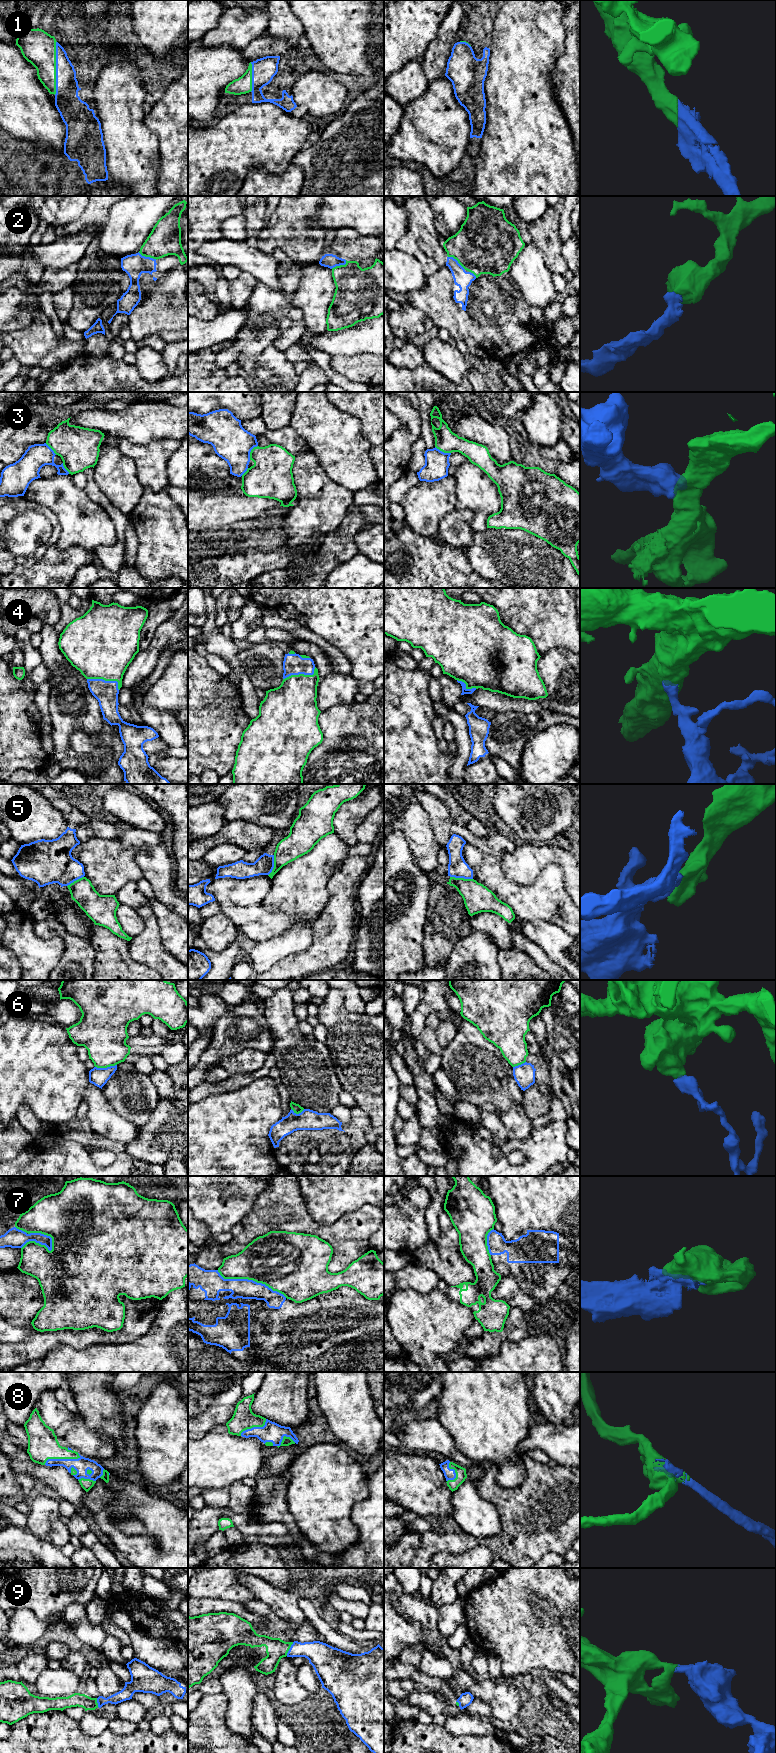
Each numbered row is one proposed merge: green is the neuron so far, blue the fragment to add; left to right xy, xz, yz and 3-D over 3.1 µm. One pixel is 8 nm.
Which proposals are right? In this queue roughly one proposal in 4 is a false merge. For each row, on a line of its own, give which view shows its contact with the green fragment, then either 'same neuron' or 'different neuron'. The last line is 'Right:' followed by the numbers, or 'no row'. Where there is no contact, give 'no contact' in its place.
1: meets green in xy; same neuron
2: meets green in yz; same neuron
3: meets green in xz; different neuron
4: meets green in xy; same neuron
5: meets green in yz; different neuron
6: meets green in xy; different neuron
7: meets green in xz; different neuron
8: meets green in xy; same neuron
9: meets green in xz; same neuron
Right: 1, 2, 4, 8, 9

